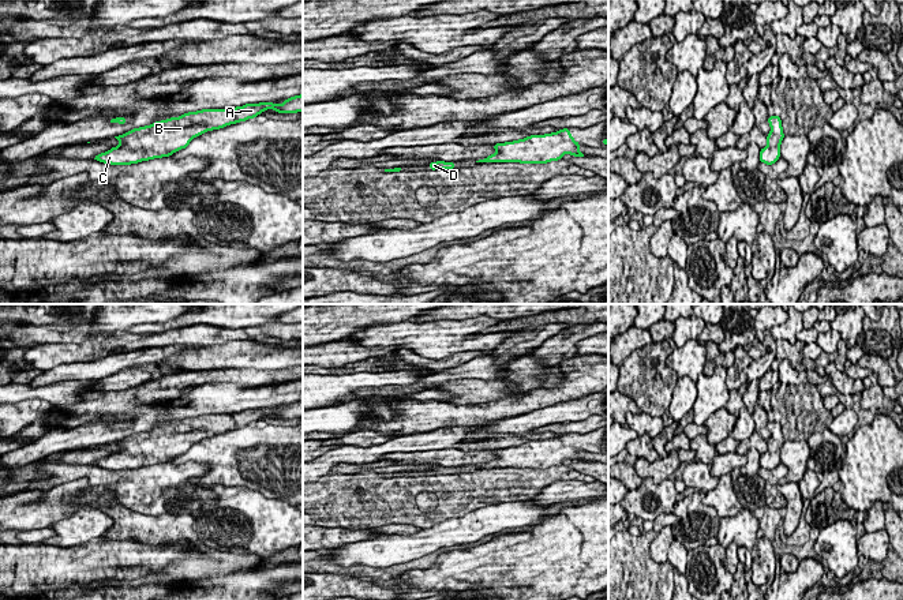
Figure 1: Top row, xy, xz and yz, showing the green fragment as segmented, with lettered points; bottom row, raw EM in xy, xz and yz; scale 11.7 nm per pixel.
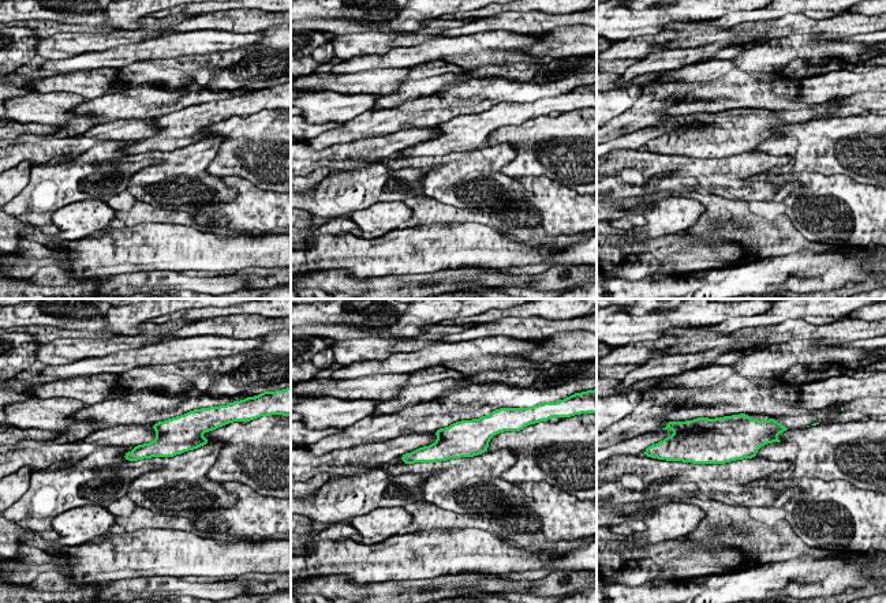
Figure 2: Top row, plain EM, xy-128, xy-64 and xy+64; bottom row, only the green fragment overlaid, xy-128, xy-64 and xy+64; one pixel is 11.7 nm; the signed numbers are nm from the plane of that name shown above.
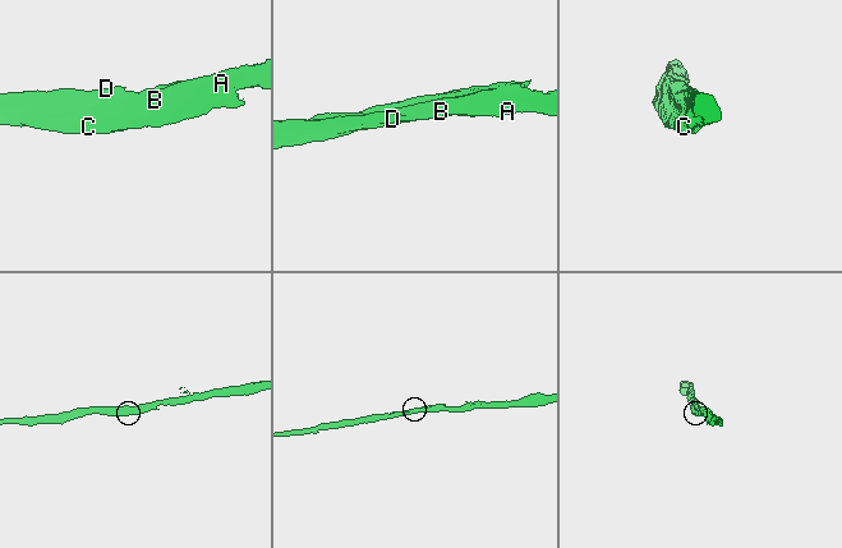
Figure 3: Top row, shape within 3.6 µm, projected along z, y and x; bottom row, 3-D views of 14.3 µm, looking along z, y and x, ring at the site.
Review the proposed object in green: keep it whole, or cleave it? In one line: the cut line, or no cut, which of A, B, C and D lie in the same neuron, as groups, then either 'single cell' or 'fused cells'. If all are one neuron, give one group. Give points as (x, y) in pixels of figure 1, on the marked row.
no cut; A B C D; single cell

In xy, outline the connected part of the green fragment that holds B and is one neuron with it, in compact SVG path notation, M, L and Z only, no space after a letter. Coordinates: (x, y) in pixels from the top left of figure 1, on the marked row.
M303 94L286 98L282 104L246 104L231 109L202 109L179 117L154 121L151 125L134 128L115 136L120 145L95 155L94 160L110 165L131 165L154 158L171 157L186 149L203 132L255 119L263 110L278 113L303 112Z

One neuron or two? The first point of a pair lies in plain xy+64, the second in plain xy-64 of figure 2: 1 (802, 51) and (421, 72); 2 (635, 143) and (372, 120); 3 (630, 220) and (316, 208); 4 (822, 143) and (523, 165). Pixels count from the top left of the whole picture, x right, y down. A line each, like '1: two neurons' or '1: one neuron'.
1: two neurons
2: one neuron
3: two neurons
4: one neuron

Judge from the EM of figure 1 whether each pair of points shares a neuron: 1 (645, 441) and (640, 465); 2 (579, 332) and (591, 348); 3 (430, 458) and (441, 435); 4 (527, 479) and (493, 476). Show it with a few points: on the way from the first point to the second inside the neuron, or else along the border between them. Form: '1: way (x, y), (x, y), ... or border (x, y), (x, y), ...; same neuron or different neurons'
1: border (637, 457), (644, 457), (648, 461), (658, 458); different neurons
2: border (594, 334), (581, 338), (574, 345); different neurons
3: border (453, 446), (403, 453); different neurons
4: way (519, 473), (516, 471), (501, 471); same neuron

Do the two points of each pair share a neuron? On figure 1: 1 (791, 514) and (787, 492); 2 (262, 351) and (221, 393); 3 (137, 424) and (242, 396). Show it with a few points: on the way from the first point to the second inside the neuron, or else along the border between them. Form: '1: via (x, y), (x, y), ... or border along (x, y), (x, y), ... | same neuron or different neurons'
1: via (791, 509), (791, 498) | same neuron
2: border along (209, 382), (223, 383) | different neurons
3: via (163, 413), (187, 409), (198, 401), (216, 398) | same neuron

